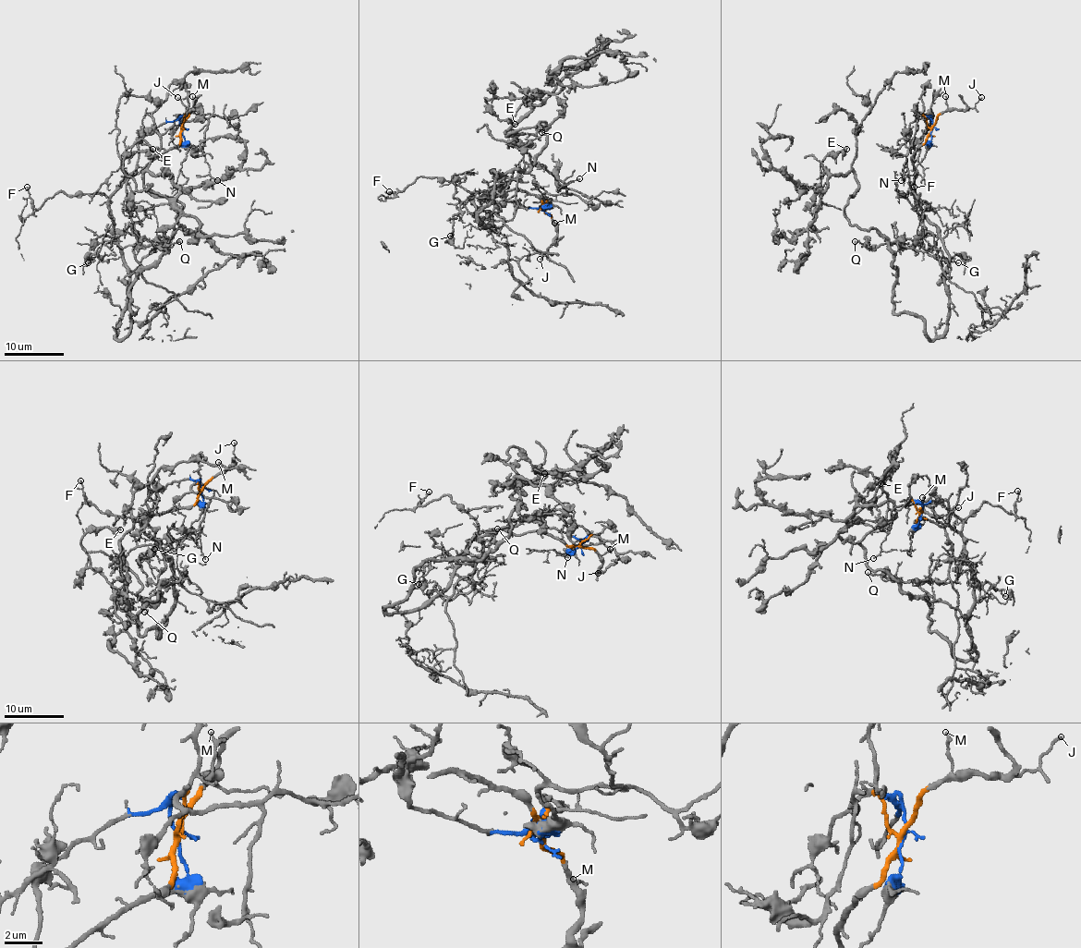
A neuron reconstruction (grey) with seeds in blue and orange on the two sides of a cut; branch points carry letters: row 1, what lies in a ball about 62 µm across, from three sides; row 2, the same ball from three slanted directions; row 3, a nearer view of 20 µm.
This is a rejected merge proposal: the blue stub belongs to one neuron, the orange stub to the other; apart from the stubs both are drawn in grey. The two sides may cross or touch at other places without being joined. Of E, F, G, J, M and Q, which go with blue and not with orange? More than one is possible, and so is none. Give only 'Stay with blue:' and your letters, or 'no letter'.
Stay with blue: G, Q

